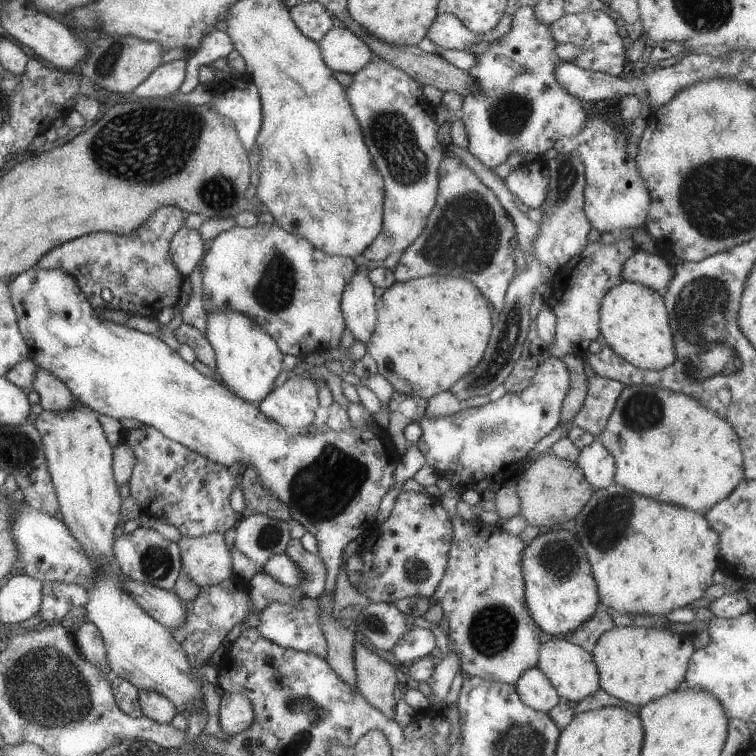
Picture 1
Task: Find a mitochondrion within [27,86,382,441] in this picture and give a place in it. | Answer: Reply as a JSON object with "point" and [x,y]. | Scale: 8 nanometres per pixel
{"point":[164,139]}

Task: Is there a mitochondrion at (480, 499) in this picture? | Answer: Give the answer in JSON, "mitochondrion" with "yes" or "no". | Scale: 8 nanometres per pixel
{"mitochondrion":"no"}

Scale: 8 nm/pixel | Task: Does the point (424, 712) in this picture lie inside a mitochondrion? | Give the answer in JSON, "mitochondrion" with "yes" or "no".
{"mitochondrion":"no"}

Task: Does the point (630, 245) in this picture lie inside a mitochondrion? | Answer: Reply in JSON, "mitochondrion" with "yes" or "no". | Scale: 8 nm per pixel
{"mitochondrion":"no"}

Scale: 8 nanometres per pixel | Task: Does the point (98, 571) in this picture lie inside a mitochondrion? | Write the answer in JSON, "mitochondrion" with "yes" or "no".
{"mitochondrion":"no"}

